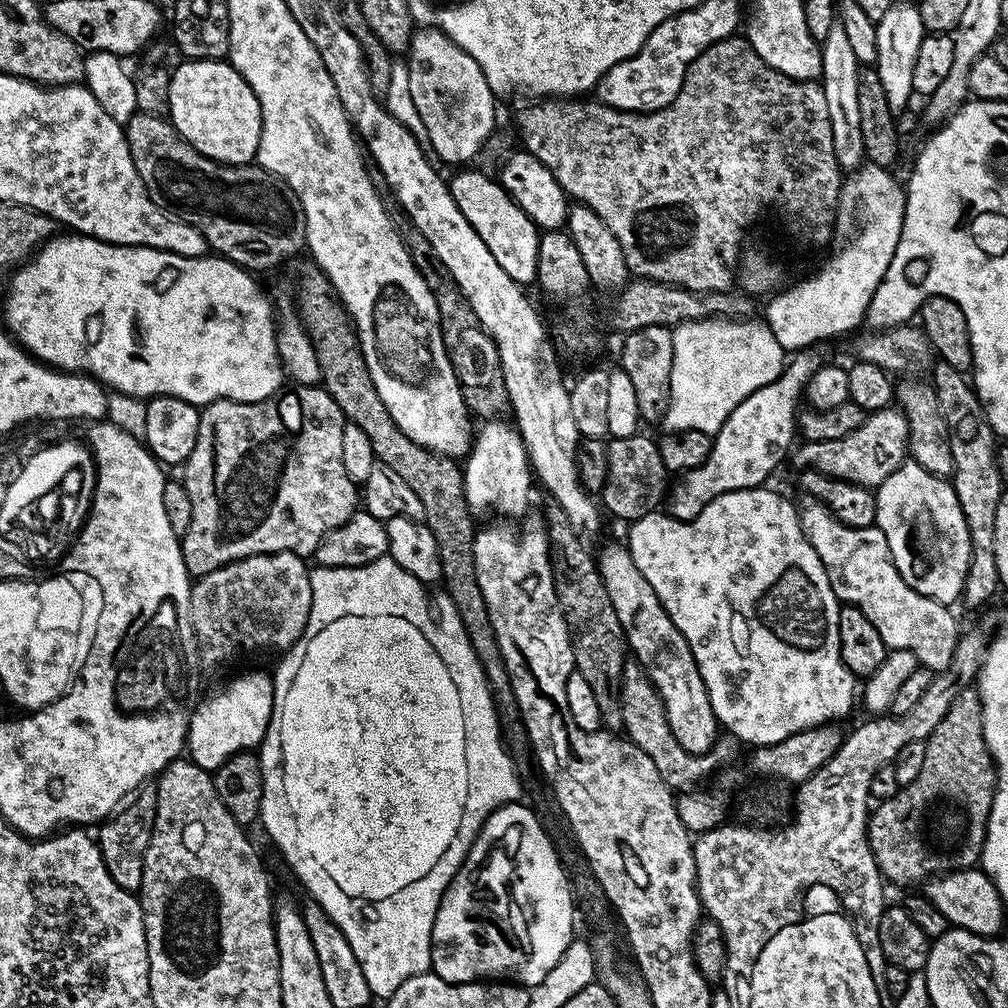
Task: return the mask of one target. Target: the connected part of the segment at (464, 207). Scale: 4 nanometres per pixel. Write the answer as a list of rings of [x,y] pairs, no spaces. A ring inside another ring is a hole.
[[[460,170],[453,180],[450,180],[452,197],[458,206],[458,210],[462,210],[462,214],[466,218],[466,222],[470,222],[470,226],[474,226],[474,230],[478,234],[478,238],[482,238],[482,242],[486,242],[486,247],[490,249],[490,254],[494,254],[494,258],[498,261],[498,266],[502,266],[502,270],[506,270],[506,274],[510,274],[510,278],[514,278],[514,282],[518,282],[522,286],[528,286],[528,283],[537,279],[536,267],[538,266],[538,242],[540,241],[540,232],[536,223],[520,209],[512,200],[512,195],[504,189],[504,185],[499,179],[487,176],[484,172],[464,172],[468,170]]]

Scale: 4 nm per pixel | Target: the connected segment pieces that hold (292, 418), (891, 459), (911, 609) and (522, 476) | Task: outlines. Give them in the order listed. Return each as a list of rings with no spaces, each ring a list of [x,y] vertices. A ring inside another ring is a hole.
[[[296,384],[292,388],[285,387],[275,392],[262,402],[238,402],[237,400],[216,400],[213,404],[203,405],[198,422],[198,442],[194,442],[194,450],[190,450],[190,458],[182,465],[182,483],[190,494],[190,526],[181,539],[180,549],[186,562],[189,576],[199,578],[210,574],[210,570],[218,570],[235,560],[247,556],[256,556],[259,552],[293,552],[295,556],[311,557],[322,542],[325,532],[331,528],[342,526],[358,510],[358,485],[346,474],[342,466],[342,430],[345,426],[344,415],[330,398],[323,386]]]
[[[889,406],[867,413],[862,426],[858,426],[858,430],[850,430],[846,438],[804,440],[801,445],[790,456],[790,464],[792,460],[794,467],[809,468],[809,473],[828,476],[831,480],[845,480],[875,490],[882,482],[886,482],[886,478],[890,478],[890,474],[894,474],[894,470],[906,463],[909,455],[908,423],[899,407]]]
[[[811,502],[805,508],[799,509],[800,525],[805,538],[814,546],[826,574],[830,578],[830,586],[834,590],[836,599],[845,605],[862,610],[870,622],[874,622],[874,630],[882,634],[882,642],[889,650],[910,650],[916,655],[917,665],[931,670],[934,674],[945,672],[951,668],[956,644],[960,641],[962,628],[956,625],[952,617],[953,609],[947,604],[940,604],[934,598],[926,598],[918,594],[918,590],[911,588],[904,581],[902,574],[898,574],[898,566],[894,566],[890,546],[886,542],[886,534],[878,527],[851,528],[843,524],[828,511],[827,504],[823,502]]]
[[[492,418],[474,436],[472,451],[462,464],[466,502],[473,513],[501,512],[501,517],[523,517],[529,511],[528,495],[534,488],[534,473],[528,462],[528,451],[519,432],[504,418]]]

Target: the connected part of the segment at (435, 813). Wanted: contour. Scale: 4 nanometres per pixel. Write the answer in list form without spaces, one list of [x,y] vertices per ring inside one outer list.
[[[387,554],[353,568],[313,567],[310,586],[312,605],[306,630],[298,642],[283,653],[284,661],[274,671],[276,689],[272,721],[268,736],[258,749],[264,779],[259,823],[264,824],[269,838],[280,847],[285,862],[304,883],[309,892],[307,895],[319,902],[338,930],[346,934],[354,954],[358,954],[358,962],[362,962],[362,974],[366,974],[373,997],[387,998],[402,986],[402,982],[406,982],[406,978],[414,978],[431,969],[432,927],[440,899],[444,897],[449,882],[456,877],[488,816],[502,805],[514,804],[521,799],[520,780],[500,741],[502,724],[492,703],[492,692],[488,689],[484,671],[470,646],[462,618],[448,595],[441,595],[441,600],[428,596],[429,589],[422,581],[402,570],[402,566]]]

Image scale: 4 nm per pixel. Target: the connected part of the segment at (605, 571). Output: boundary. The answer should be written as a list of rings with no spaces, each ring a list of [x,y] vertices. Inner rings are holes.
[[[623,543],[608,544],[598,552],[598,567],[606,594],[610,594],[610,602],[614,602],[618,622],[622,622],[624,639],[628,642],[631,655],[640,665],[643,675],[648,676],[658,690],[670,730],[674,738],[678,738],[678,746],[695,756],[711,752],[717,747],[716,735],[721,735],[722,729],[716,723],[706,682],[702,682],[702,674],[698,674],[698,662],[694,662],[694,654],[686,638],[682,638],[682,630],[674,626],[658,594],[654,594],[654,586],[642,578],[642,570],[634,566],[634,558]]]

